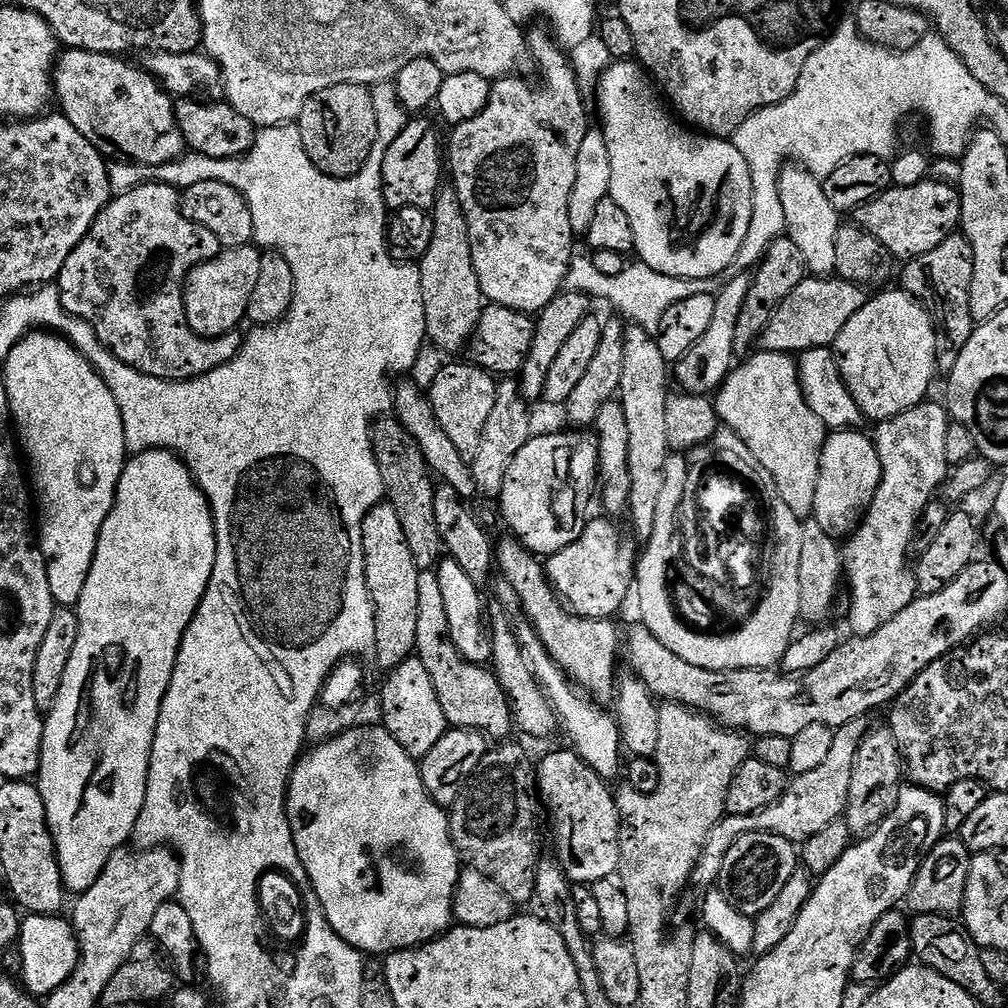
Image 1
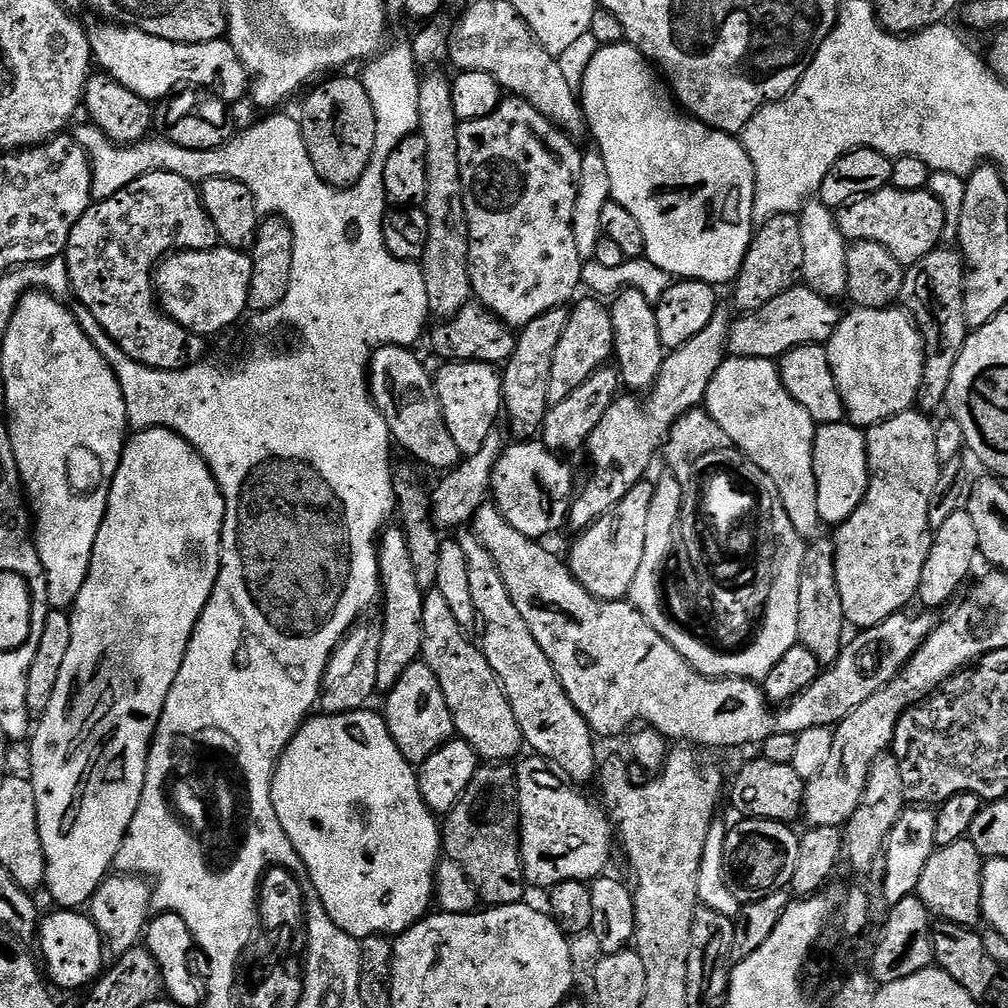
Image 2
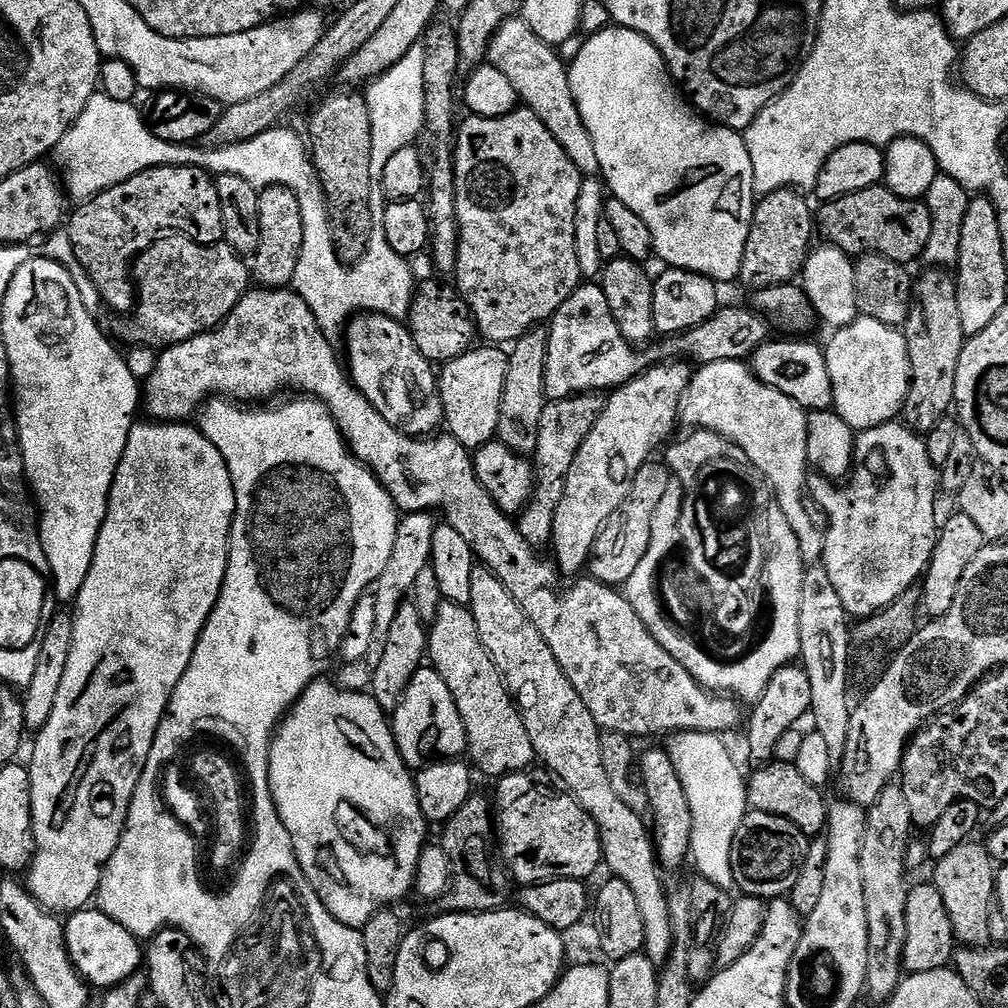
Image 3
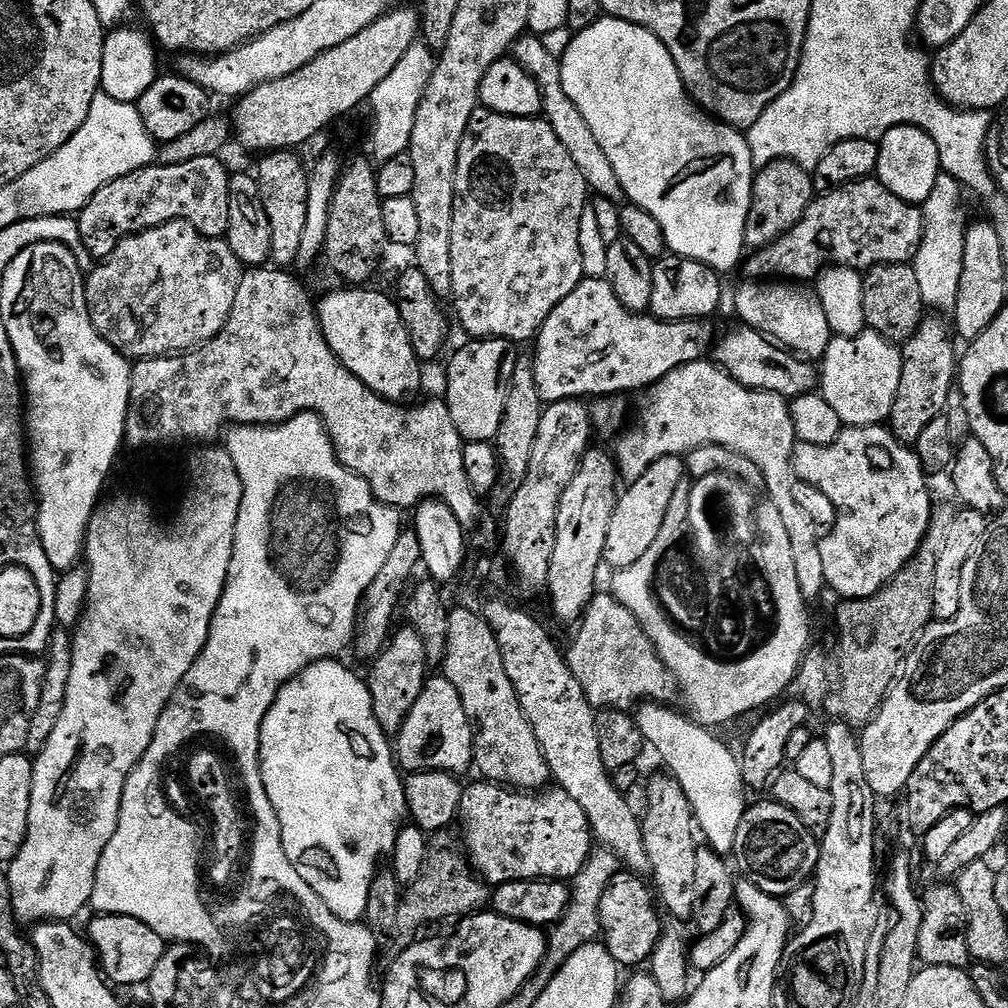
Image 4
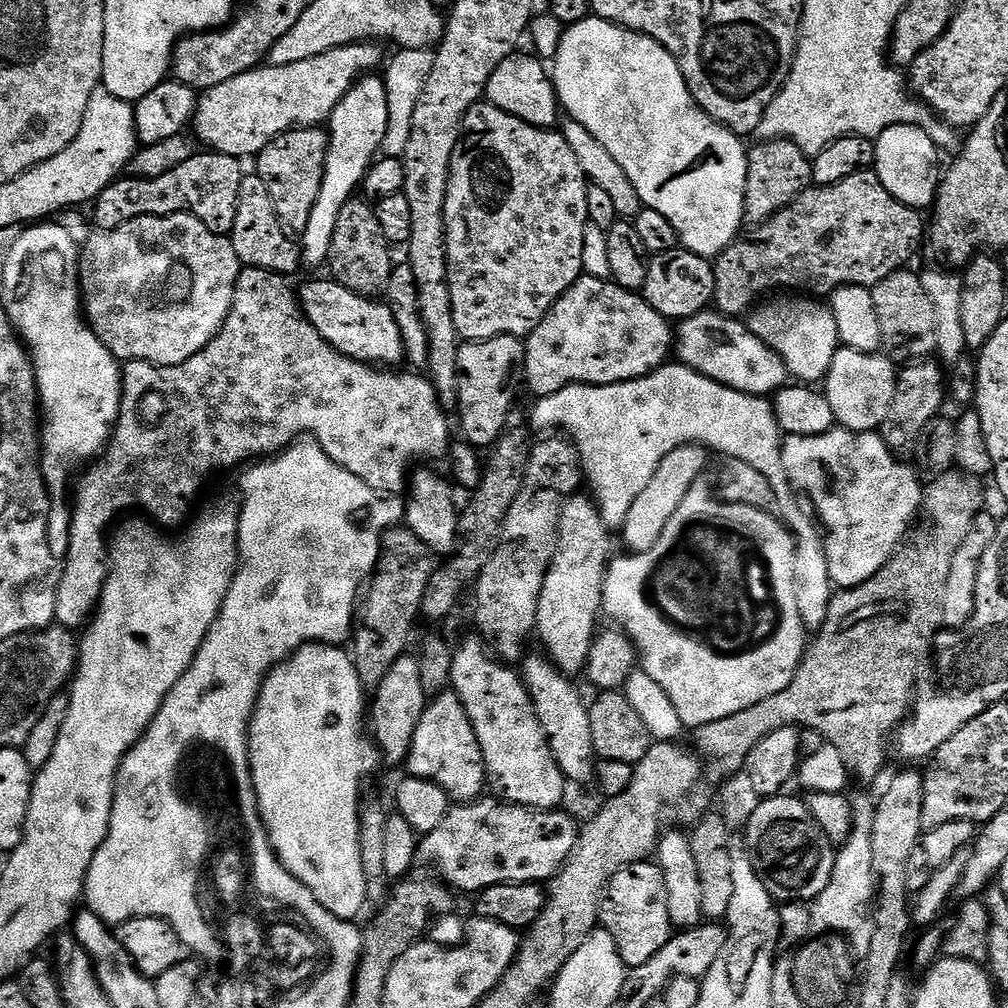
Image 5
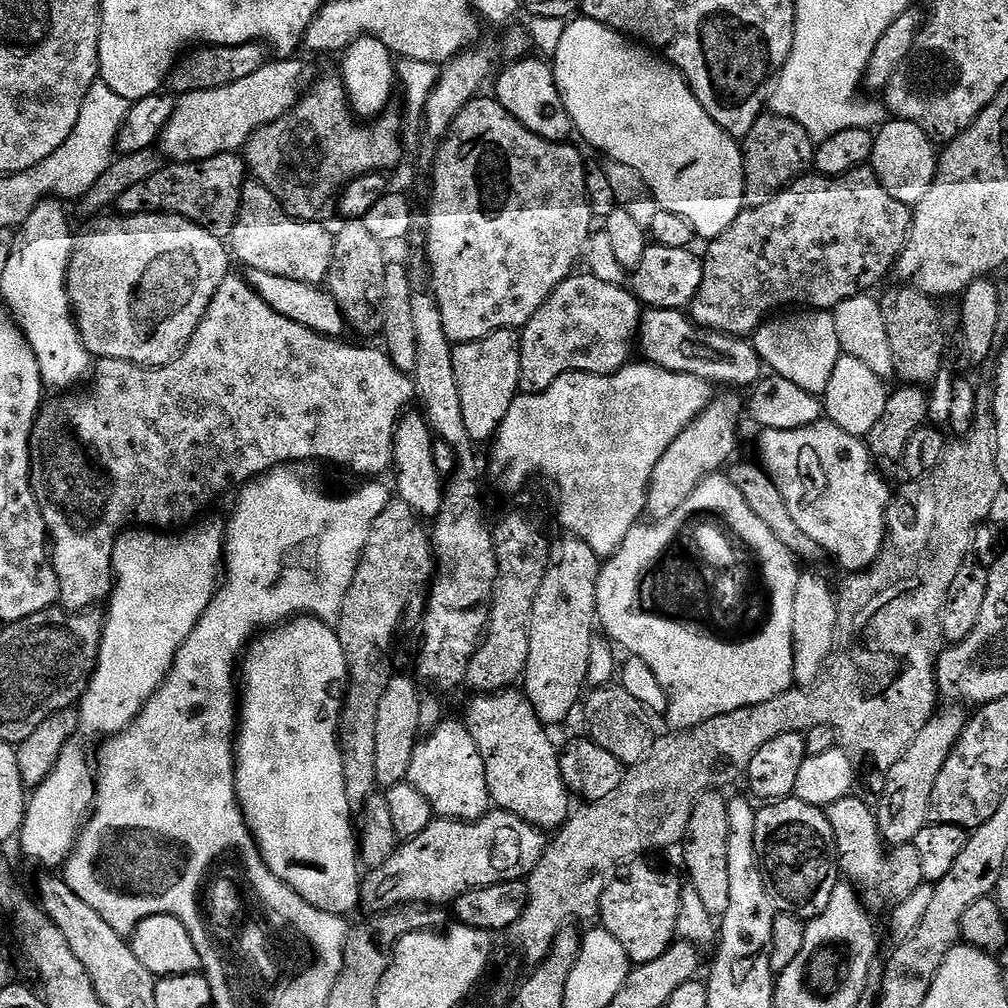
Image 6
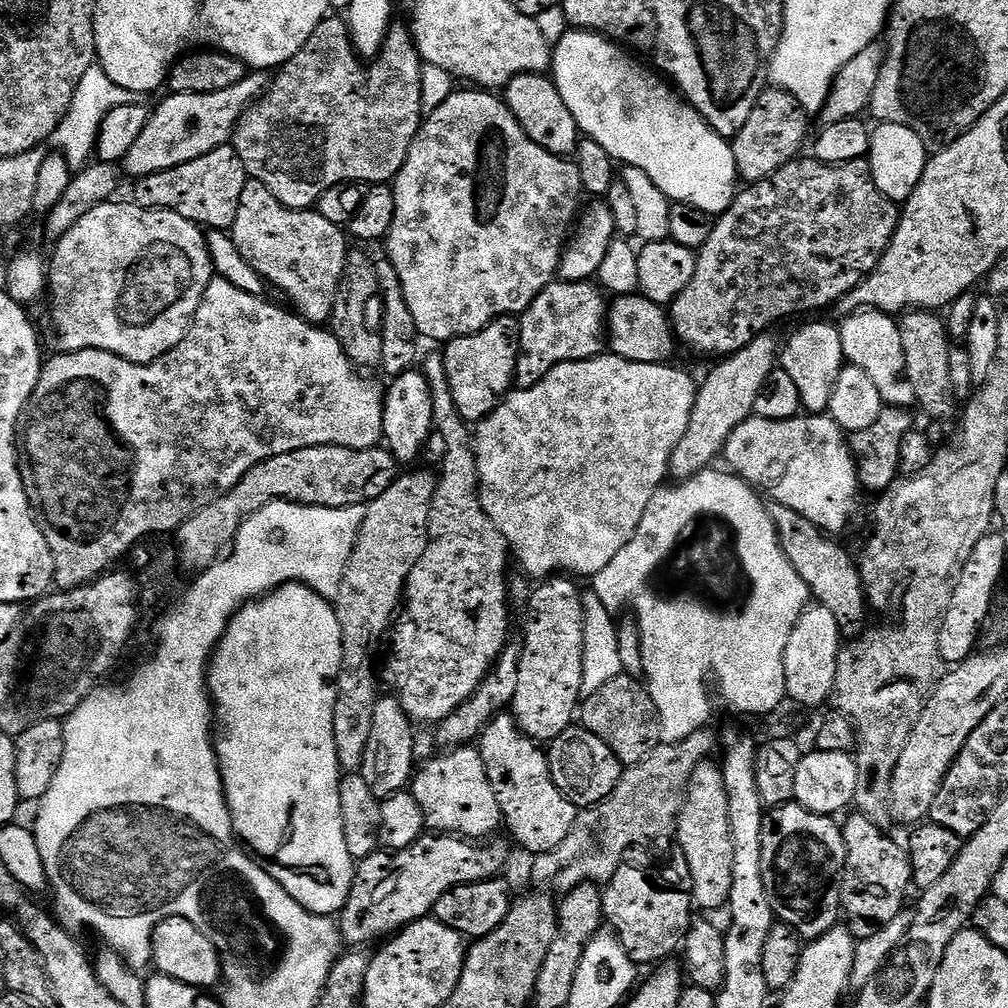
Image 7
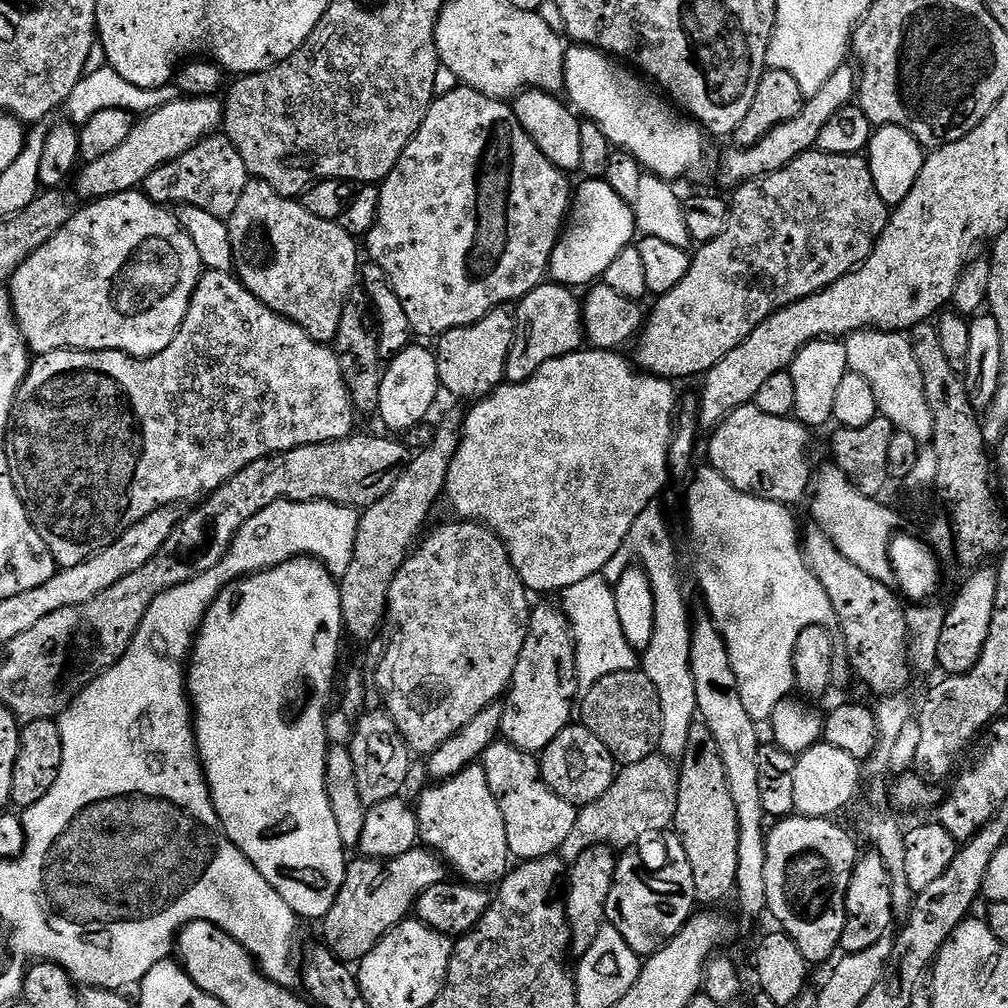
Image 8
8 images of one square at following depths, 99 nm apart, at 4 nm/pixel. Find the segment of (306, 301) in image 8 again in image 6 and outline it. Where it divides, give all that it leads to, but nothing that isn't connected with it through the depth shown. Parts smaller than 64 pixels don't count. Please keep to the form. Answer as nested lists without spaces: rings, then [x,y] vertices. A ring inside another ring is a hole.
[[[252,178],[242,190],[240,213],[230,237],[230,252],[244,263],[245,269],[260,268],[270,274],[282,274],[282,278],[294,278],[294,282],[323,285],[328,279],[334,254],[332,237],[333,233],[327,232],[320,222],[296,220],[289,216],[278,198]]]

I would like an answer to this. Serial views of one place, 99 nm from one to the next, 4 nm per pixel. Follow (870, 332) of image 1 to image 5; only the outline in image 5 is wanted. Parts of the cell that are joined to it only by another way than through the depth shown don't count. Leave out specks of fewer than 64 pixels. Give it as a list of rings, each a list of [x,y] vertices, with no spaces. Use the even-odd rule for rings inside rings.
[[[843,346],[837,348],[834,362],[822,384],[822,391],[834,410],[836,424],[851,432],[876,432],[890,414],[890,402],[896,393],[897,365],[880,352],[859,352]]]

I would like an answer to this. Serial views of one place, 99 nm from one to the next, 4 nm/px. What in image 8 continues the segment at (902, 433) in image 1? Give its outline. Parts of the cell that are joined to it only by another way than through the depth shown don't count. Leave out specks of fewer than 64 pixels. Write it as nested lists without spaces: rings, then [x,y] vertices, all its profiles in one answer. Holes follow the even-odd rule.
[[[753,402],[735,408],[709,436],[707,463],[738,491],[789,506],[809,495],[814,484],[814,468],[812,472],[808,457],[810,432],[799,420],[765,414]]]

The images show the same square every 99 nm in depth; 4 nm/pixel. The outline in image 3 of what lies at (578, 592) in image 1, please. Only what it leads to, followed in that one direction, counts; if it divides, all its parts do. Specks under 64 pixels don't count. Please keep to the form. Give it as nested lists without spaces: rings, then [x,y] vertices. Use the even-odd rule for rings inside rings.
[[[649,462],[638,470],[634,482],[630,486],[630,494],[622,506],[606,522],[606,526],[598,534],[598,542],[594,542],[592,556],[588,559],[587,571],[591,579],[609,586],[627,584],[630,574],[638,570],[638,562],[646,558],[646,550],[650,550],[650,530],[654,510],[658,510],[658,502],[666,494],[666,486],[674,483],[674,477],[663,462]]]

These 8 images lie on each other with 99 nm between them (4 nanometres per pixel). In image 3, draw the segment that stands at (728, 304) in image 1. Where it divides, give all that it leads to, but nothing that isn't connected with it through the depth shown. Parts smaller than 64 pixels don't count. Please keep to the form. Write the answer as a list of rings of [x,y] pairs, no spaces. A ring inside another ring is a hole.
[[[676,358],[673,364],[653,363],[639,376],[615,389],[609,395],[612,397],[604,400],[604,409],[602,414],[598,414],[598,422],[594,422],[594,430],[586,434],[586,442],[582,442],[578,454],[574,454],[574,466],[570,466],[566,486],[562,490],[562,502],[558,502],[554,514],[554,530],[550,541],[550,552],[553,552],[551,555],[554,557],[554,563],[565,577],[579,577],[587,569],[588,559],[594,550],[594,542],[598,542],[598,534],[606,526],[609,518],[616,513],[618,506],[626,502],[638,470],[642,470],[642,466],[649,463],[651,456],[648,455],[660,443],[663,445],[673,435],[672,430],[677,428],[680,419],[680,395],[692,381],[694,371],[691,363],[688,365],[683,362],[688,363],[680,358]]]

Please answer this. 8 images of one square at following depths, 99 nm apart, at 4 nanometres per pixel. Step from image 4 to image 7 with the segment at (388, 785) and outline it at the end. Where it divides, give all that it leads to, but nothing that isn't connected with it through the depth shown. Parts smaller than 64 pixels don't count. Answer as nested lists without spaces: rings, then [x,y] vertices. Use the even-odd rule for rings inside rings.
[[[284,584],[266,596],[248,601],[236,613],[235,618],[229,622],[220,645],[212,655],[212,663],[208,671],[208,690],[214,705],[214,720],[219,728],[214,736],[216,757],[220,763],[224,796],[228,800],[236,839],[241,845],[251,849],[251,859],[265,868],[270,878],[280,883],[282,890],[286,890],[286,894],[290,894],[294,902],[298,902],[308,912],[331,917],[335,917],[346,906],[352,880],[356,877],[352,855],[350,850],[346,850],[346,834],[342,830],[342,798],[340,797],[342,769],[334,746],[334,702],[336,683],[340,681],[342,670],[343,649],[342,626],[338,626],[338,614],[333,601],[322,598],[313,588],[307,588],[305,584]]]

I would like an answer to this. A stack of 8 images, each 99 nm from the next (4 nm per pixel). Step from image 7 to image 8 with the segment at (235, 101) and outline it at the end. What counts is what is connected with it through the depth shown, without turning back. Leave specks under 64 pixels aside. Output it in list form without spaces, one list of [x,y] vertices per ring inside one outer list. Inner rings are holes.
[[[176,99],[147,115],[141,115],[132,125],[130,138],[126,138],[126,142],[122,142],[122,146],[116,147],[110,154],[87,161],[79,169],[74,185],[88,202],[139,189],[144,180],[158,170],[158,166],[174,162],[174,158],[186,154],[186,150],[190,150],[198,141],[213,135],[221,127],[223,119],[224,105],[219,99]]]

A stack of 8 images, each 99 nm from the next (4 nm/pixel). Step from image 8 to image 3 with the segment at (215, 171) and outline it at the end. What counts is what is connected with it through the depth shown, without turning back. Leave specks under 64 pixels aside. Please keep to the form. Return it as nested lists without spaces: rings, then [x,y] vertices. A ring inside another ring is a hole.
[[[169,166],[146,169],[136,177],[98,193],[92,200],[83,201],[77,208],[80,209],[66,220],[66,231],[76,255],[76,264],[84,267],[85,274],[92,279],[101,298],[116,312],[131,313],[135,309],[136,285],[130,275],[134,261],[165,234],[189,236],[199,244],[219,244],[224,240],[222,202],[218,198],[216,181],[201,168]]]

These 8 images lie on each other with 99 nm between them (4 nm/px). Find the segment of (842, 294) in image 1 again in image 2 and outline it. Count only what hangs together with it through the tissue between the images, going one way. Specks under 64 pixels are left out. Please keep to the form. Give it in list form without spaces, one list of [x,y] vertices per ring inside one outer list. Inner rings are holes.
[[[798,282],[790,290],[778,294],[774,302],[766,302],[762,310],[737,315],[730,326],[727,351],[738,358],[779,361],[781,356],[795,348],[807,344],[827,345],[842,319],[842,312],[836,306],[807,284]]]

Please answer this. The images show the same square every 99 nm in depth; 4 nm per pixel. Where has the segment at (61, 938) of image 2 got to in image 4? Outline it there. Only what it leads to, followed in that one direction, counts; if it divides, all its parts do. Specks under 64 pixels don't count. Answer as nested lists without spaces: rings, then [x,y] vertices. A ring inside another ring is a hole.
[[[100,914],[95,919],[96,921],[89,926],[88,932],[86,931],[86,936],[93,952],[96,953],[98,967],[109,985],[147,985],[150,974],[154,974],[154,966],[158,966],[158,962],[162,960],[166,941],[157,932],[150,930],[146,922],[138,922],[138,918]]]

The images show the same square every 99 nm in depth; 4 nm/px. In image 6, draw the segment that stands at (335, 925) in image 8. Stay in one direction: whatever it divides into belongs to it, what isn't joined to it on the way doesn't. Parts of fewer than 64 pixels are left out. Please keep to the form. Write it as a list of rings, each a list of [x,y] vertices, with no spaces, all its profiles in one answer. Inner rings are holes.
[[[489,810],[481,820],[434,818],[430,822],[430,826],[426,826],[426,830],[422,830],[422,834],[418,834],[412,840],[404,840],[389,861],[371,869],[363,877],[360,885],[359,907],[365,908],[365,913],[379,914],[405,906],[451,905],[471,888],[485,888],[491,884],[524,880],[544,857],[546,851],[544,836],[545,833],[530,822],[499,810]]]

